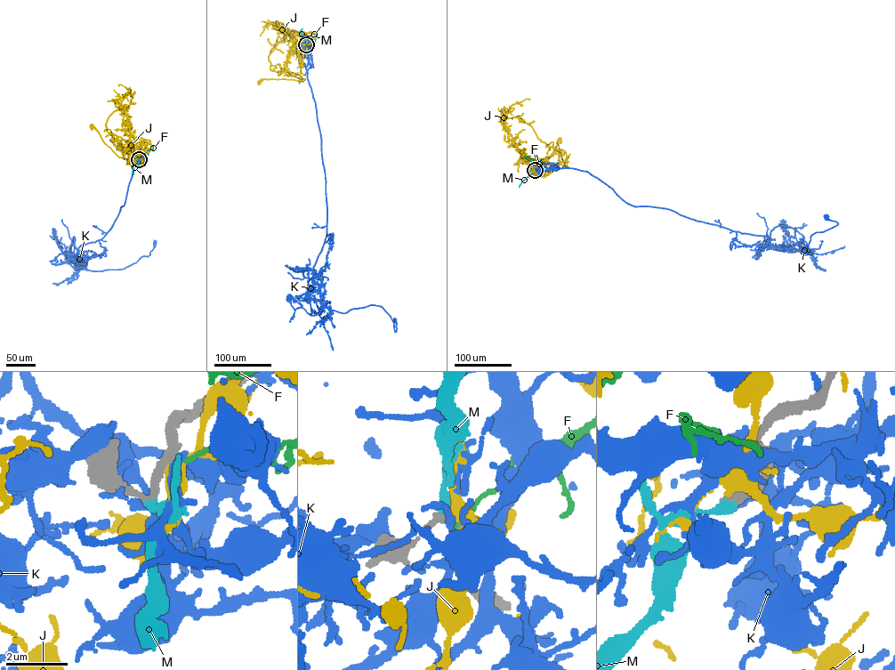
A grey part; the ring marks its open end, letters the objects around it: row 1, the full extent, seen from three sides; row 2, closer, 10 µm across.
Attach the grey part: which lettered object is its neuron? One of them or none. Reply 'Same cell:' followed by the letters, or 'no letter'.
Same cell: M

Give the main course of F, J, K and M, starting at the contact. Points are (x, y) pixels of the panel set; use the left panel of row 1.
F: (139, 158), (148, 149), (153, 149), (151, 146)
J: (139, 158), (142, 149), (119, 147), (124, 140), (131, 143), (132, 154), (118, 157), (92, 125)
K: (139, 158), (130, 154), (110, 229), (77, 248), (73, 237), (65, 258), (74, 268), (122, 269), (155, 243)
M: (139, 159), (133, 169), (134, 173)

